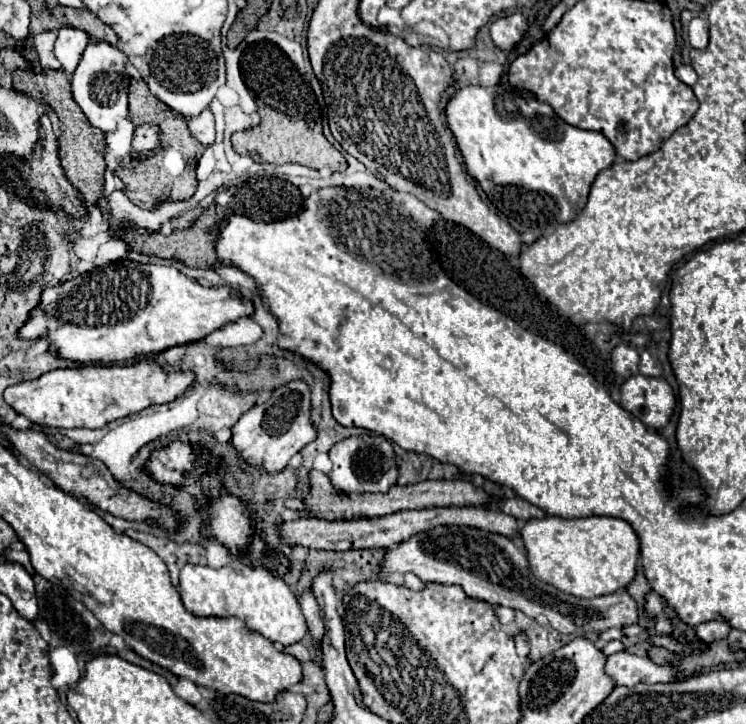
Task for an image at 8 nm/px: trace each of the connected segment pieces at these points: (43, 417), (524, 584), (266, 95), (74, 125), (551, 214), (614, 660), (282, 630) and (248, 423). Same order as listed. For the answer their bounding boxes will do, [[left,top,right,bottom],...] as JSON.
[[4,360,194,428],[382,526,638,634],[232,30,348,172],[14,70,106,206],[446,84,616,230],[606,652,676,686],[180,558,308,646],[232,380,318,472]]

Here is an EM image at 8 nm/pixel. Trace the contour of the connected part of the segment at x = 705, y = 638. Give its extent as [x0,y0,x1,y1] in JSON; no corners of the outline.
[696,620,730,644]

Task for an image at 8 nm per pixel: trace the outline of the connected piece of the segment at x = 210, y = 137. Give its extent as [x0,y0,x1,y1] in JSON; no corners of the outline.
[188,108,216,146]

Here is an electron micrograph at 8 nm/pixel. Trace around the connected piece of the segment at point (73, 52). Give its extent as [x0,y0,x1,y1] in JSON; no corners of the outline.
[54,28,90,74]

